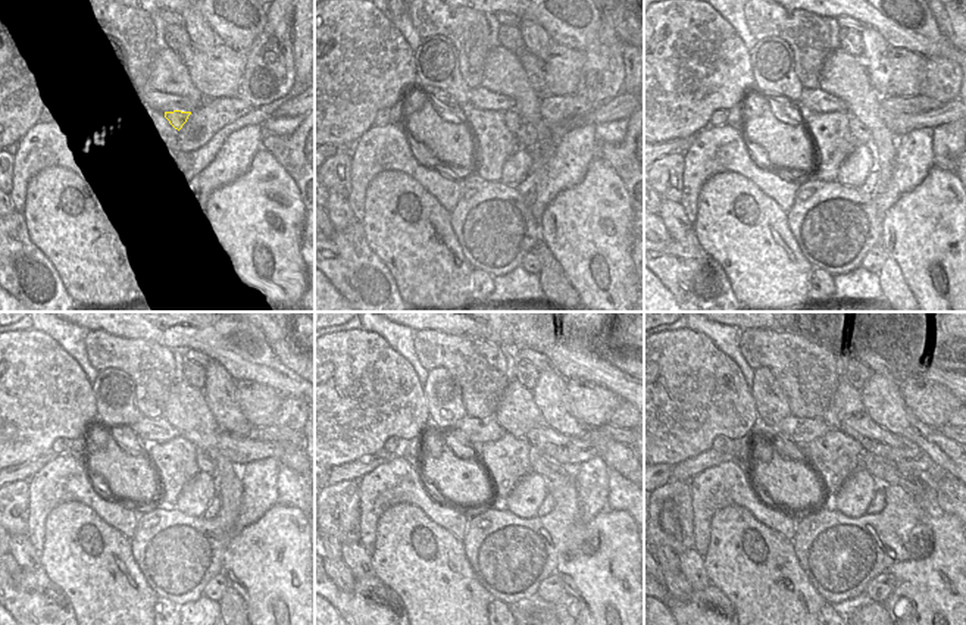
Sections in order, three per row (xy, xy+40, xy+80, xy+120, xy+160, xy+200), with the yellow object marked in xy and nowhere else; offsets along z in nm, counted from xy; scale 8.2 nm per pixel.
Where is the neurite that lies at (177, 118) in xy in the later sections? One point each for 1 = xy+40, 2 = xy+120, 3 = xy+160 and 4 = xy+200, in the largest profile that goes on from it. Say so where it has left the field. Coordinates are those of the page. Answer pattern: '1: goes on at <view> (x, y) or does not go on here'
1: goes on at xy+40 (525, 133)
2: goes on at xy+120 (205, 462)
3: goes on at xy+160 (550, 469)
4: goes on at xy+200 (885, 472)

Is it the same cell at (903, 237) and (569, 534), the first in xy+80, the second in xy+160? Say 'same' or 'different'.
different

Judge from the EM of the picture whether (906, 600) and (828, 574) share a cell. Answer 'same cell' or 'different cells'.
different cells

